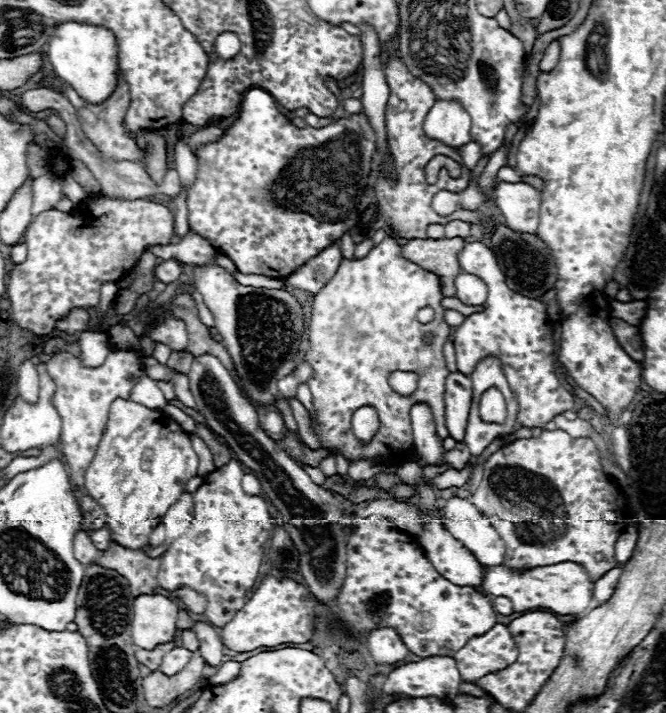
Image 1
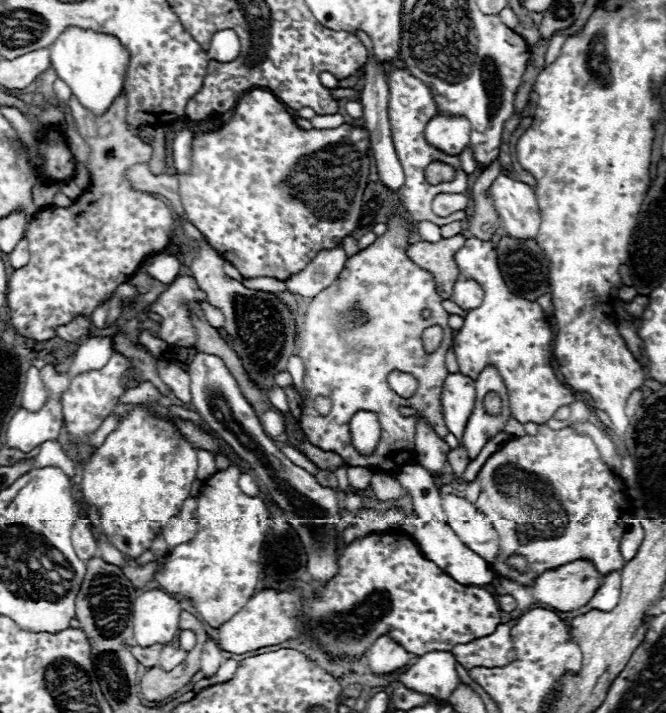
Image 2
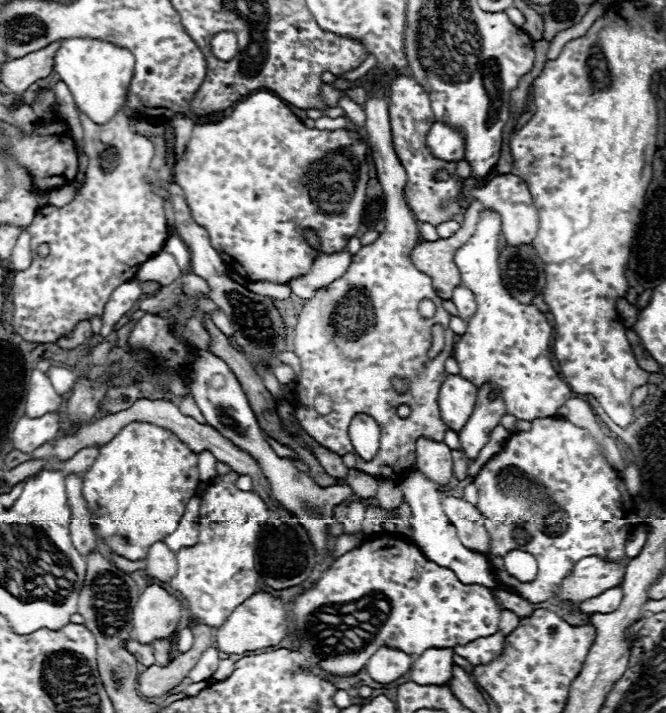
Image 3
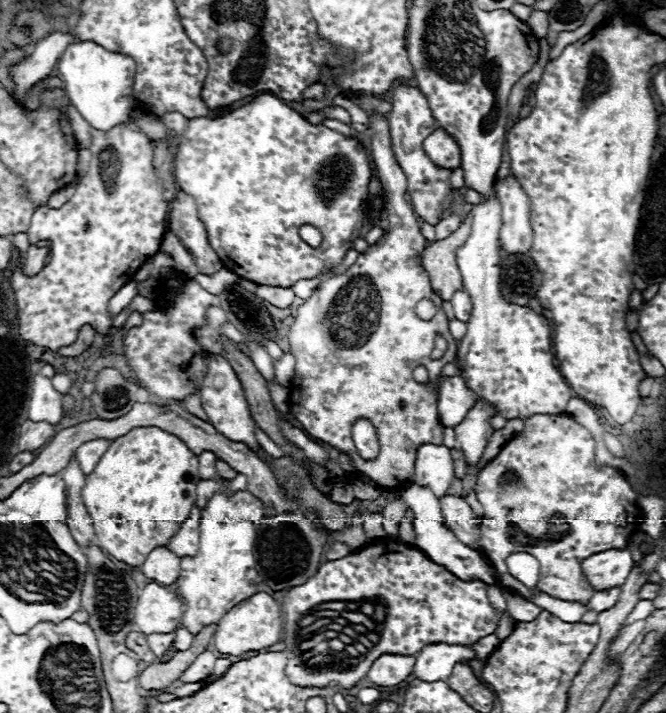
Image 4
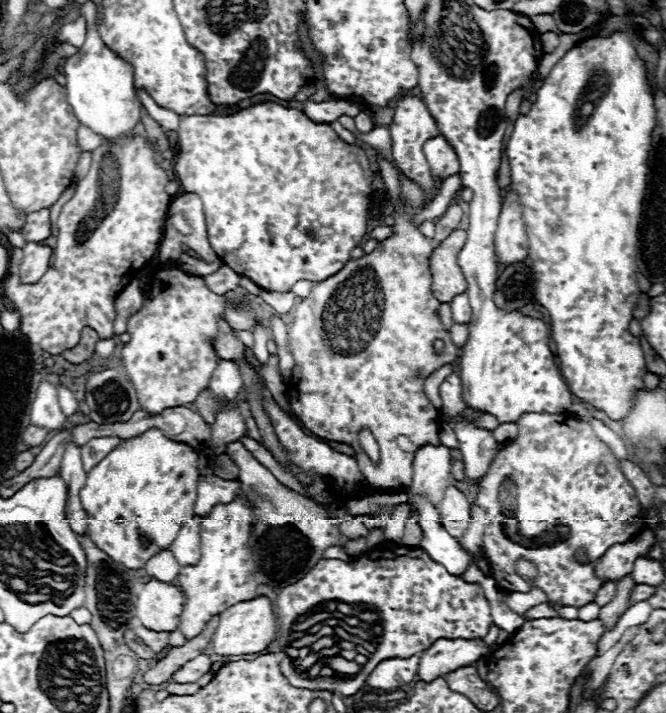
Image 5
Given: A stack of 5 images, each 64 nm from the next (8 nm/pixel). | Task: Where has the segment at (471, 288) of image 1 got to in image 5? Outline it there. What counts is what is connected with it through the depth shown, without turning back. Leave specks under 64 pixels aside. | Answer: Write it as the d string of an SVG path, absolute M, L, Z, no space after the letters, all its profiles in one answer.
M458 294L452 302L450 302L450 308L452 308L452 320L456 324L470 324L472 320L472 306L468 302L468 294Z

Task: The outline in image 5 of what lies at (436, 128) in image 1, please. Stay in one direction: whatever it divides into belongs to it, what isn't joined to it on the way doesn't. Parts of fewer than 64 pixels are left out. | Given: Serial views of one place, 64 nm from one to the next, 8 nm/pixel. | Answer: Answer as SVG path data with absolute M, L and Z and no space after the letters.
M444 136L430 138L430 142L426 142L424 146L424 154L434 178L444 180L452 174L458 174L458 168L460 168L458 156Z

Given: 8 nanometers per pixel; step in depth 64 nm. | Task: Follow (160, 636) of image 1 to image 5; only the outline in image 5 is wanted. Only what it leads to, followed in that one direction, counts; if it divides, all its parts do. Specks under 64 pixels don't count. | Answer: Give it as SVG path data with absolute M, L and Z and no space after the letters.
M150 580L136 600L136 618L148 630L172 632L180 622L184 594L176 584Z

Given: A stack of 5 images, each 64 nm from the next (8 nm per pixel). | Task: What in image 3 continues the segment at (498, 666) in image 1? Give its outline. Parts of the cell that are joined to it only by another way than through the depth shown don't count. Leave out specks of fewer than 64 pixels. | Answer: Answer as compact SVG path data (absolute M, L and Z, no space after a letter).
M496 632L492 636L478 638L478 640L466 644L466 646L456 646L454 652L458 656L470 660L472 664L486 664L502 652L502 644L504 644L504 636L500 632Z

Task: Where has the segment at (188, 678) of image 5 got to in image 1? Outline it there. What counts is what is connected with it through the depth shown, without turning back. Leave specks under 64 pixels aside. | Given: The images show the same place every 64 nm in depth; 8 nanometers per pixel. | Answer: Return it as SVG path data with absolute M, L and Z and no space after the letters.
M196 622L192 628L200 640L200 654L208 666L220 666L222 664L222 642L216 634L216 628L204 622Z

